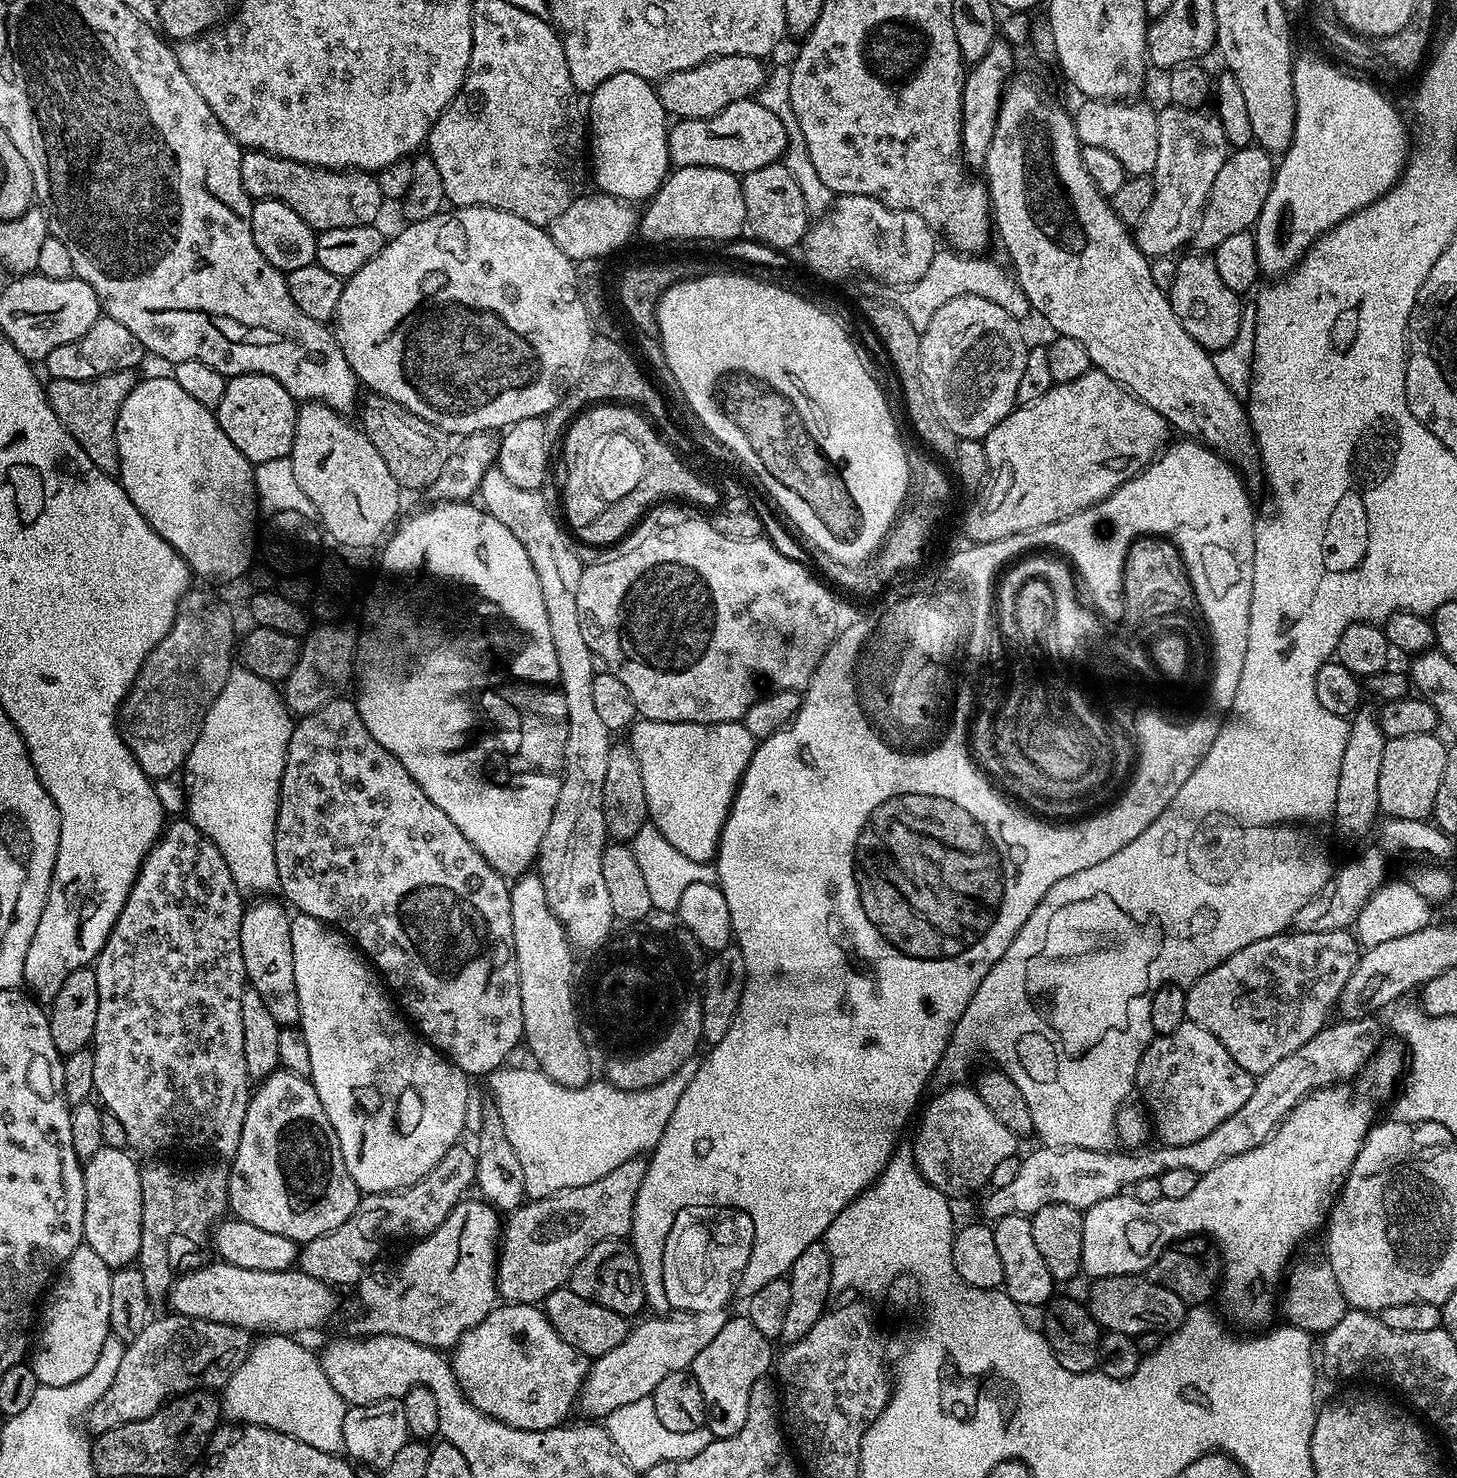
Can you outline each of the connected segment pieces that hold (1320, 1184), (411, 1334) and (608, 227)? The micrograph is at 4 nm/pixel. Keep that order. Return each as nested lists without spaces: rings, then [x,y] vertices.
[[[1381,1043],[1376,1049],[1376,1055],[1371,1061],[1360,1069],[1358,1075],[1351,1081],[1343,1084],[1332,1084],[1329,1088],[1319,1088],[1316,1092],[1311,1092],[1302,1102],[1298,1102],[1298,1106],[1294,1106],[1294,1110],[1290,1110],[1290,1114],[1282,1121],[1272,1136],[1262,1146],[1254,1146],[1254,1150],[1246,1150],[1246,1154],[1238,1154],[1226,1158],[1226,1162],[1222,1162],[1218,1166],[1214,1166],[1214,1170],[1202,1172],[1198,1175],[1198,1186],[1194,1186],[1194,1190],[1190,1190],[1190,1194],[1186,1194],[1186,1198],[1174,1198],[1173,1200],[1161,1199],[1149,1204],[1140,1204],[1132,1194],[1121,1194],[1119,1196],[1111,1196],[1102,1202],[1098,1202],[1091,1210],[1084,1212],[1084,1221],[1082,1222],[1082,1269],[1085,1273],[1089,1272],[1089,1277],[1099,1278],[1101,1276],[1114,1276],[1117,1274],[1144,1274],[1152,1267],[1152,1263],[1161,1256],[1164,1251],[1173,1242],[1180,1242],[1183,1236],[1192,1236],[1195,1232],[1205,1232],[1208,1236],[1216,1239],[1216,1244],[1220,1247],[1220,1252],[1224,1255],[1224,1304],[1228,1307],[1228,1312],[1240,1324],[1245,1324],[1245,1329],[1260,1330],[1264,1323],[1272,1316],[1272,1311],[1278,1308],[1278,1292],[1276,1296],[1276,1287],[1281,1287],[1282,1281],[1286,1276],[1286,1269],[1289,1267],[1292,1255],[1296,1252],[1296,1247],[1307,1238],[1311,1232],[1316,1232],[1325,1227],[1328,1214],[1332,1210],[1332,1205],[1336,1203],[1336,1198],[1343,1188],[1346,1178],[1350,1174],[1350,1166],[1354,1166],[1354,1158],[1358,1158],[1358,1150],[1362,1150],[1366,1134],[1372,1129],[1373,1124],[1377,1123],[1378,1116],[1376,1111],[1380,1108],[1380,1103],[1384,1099],[1387,1101],[1389,1097],[1397,1091],[1398,1085],[1401,1083],[1402,1077],[1406,1072],[1406,1052],[1399,1043],[1388,1044]]]
[[[483,1198],[465,1199],[434,1230],[434,1234],[417,1239],[411,1245],[412,1249],[389,1270],[385,1276],[366,1274],[360,1279],[360,1304],[364,1307],[364,1316],[353,1322],[351,1331],[363,1338],[365,1336],[397,1336],[410,1338],[410,1342],[418,1342],[427,1348],[437,1350],[452,1350],[462,1334],[466,1334],[486,1314],[497,1307],[498,1293],[496,1291],[496,1262],[498,1245],[502,1235],[502,1216]]]
[[[599,190],[593,193],[593,196],[582,194],[577,200],[570,202],[570,207],[562,210],[562,214],[558,214],[558,218],[554,218],[554,222],[546,228],[554,246],[558,246],[558,250],[562,250],[562,254],[566,254],[574,262],[607,258],[638,232],[638,212],[637,209],[632,209],[635,207],[631,203],[621,202]]]

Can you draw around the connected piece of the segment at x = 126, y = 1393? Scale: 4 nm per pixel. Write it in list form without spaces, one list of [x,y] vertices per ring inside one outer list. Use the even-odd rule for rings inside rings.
[[[167,1314],[149,1319],[147,1326],[138,1334],[138,1338],[127,1341],[122,1354],[122,1366],[118,1366],[118,1375],[113,1384],[106,1389],[106,1394],[94,1402],[86,1417],[87,1431],[99,1434],[106,1430],[114,1430],[126,1422],[138,1422],[142,1418],[150,1418],[150,1414],[163,1408],[169,1400],[183,1397],[185,1392],[197,1390],[220,1390],[228,1380],[242,1366],[252,1349],[254,1336],[247,1328],[235,1328],[232,1324],[222,1322],[210,1322],[202,1318],[190,1318],[189,1316],[177,1316]]]

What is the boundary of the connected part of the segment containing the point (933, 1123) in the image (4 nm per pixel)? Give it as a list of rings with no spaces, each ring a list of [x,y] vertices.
[[[956,1082],[944,1086],[923,1109],[920,1129],[916,1132],[916,1165],[930,1186],[949,1198],[968,1196],[987,1185],[994,1170],[1006,1158],[1017,1155],[1018,1137],[994,1118],[994,1110],[982,1102],[975,1087]]]

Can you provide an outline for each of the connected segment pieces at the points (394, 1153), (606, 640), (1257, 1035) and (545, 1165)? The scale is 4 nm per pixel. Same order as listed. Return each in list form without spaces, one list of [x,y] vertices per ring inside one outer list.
[[[296,914],[292,916],[292,945],[294,946],[294,982],[298,982],[300,1003],[298,1026],[306,1034],[306,1046],[310,1046],[310,1070],[312,1071],[310,1079],[322,1102],[322,1110],[326,1110],[326,1118],[330,1118],[330,1126],[334,1126],[334,1134],[338,1134],[342,1162],[346,1162],[346,1170],[350,1170],[350,1178],[354,1178],[357,1188],[364,1194],[398,1192],[401,1188],[417,1184],[419,1180],[426,1178],[426,1174],[430,1174],[430,1170],[434,1170],[434,1166],[438,1166],[438,1162],[442,1162],[446,1150],[453,1148],[461,1139],[464,1123],[468,1120],[469,1077],[464,1075],[457,1064],[441,1055],[423,1036],[414,1031],[413,1025],[398,1011],[389,989],[382,983],[373,965],[361,959],[356,945],[351,943],[343,932],[333,930],[313,916]]]
[[[661,502],[651,508],[643,520],[624,537],[620,550],[617,556],[608,556],[593,564],[585,563],[582,583],[578,586],[578,622],[582,626],[586,646],[590,646],[592,654],[601,657],[606,662],[608,671],[613,672],[625,684],[626,690],[630,690],[636,711],[643,719],[691,724],[743,721],[746,710],[754,706],[754,702],[760,699],[765,690],[807,688],[821,658],[828,653],[828,647],[838,635],[833,589],[811,567],[808,569],[802,561],[779,552],[764,536],[750,538],[746,542],[725,538],[718,534],[718,530],[714,530],[711,519],[703,511],[687,503]]]
[[[1285,930],[1279,934],[1270,934],[1266,938],[1262,938],[1262,942],[1250,942],[1250,946],[1242,946],[1242,950],[1238,950],[1238,954],[1230,954],[1230,958],[1221,960],[1218,966],[1214,966],[1206,974],[1197,976],[1194,983],[1187,985],[1187,1020],[1194,1022],[1194,1026],[1202,1026],[1202,1030],[1210,1030],[1210,1034],[1214,1034],[1214,1038],[1218,1038],[1218,1042],[1222,1042],[1222,1046],[1226,1046],[1226,1050],[1230,1050],[1230,1058],[1234,1058],[1234,1062],[1238,1062],[1238,1066],[1242,1066],[1242,1070],[1246,1070],[1253,1078],[1261,1076],[1266,1074],[1266,1070],[1270,1070],[1270,1066],[1275,1066],[1281,1058],[1286,1058],[1286,1054],[1294,1054],[1294,1050],[1298,1050],[1298,1046],[1306,1046],[1306,1042],[1310,1042],[1310,1038],[1314,1038],[1314,1034],[1321,1032],[1333,1019],[1340,1003],[1342,990],[1346,986],[1350,974],[1354,974],[1354,970],[1358,966],[1361,951],[1362,948],[1357,937],[1348,930],[1322,930],[1322,934]]]
[[[696,1058],[682,1062],[682,1066],[678,1066],[670,1078],[666,1078],[666,1082],[658,1082],[658,1086],[642,1090],[622,1090],[600,1078],[580,1088],[567,1088],[551,1080],[536,1066],[495,1068],[486,1083],[496,1099],[493,1100],[494,1107],[502,1118],[506,1138],[510,1138],[514,1154],[518,1154],[518,1162],[522,1162],[522,1175],[526,1178],[525,1197],[541,1200],[567,1188],[598,1182],[598,1178],[610,1174],[610,1170],[622,1166],[622,1162],[651,1153],[662,1138],[662,1130],[666,1130],[666,1122],[670,1122],[670,1114],[674,1114],[674,1106],[678,1106],[678,1098],[686,1094],[686,1086],[690,1086],[694,1074],[698,1074],[699,1065],[700,1060]]]

